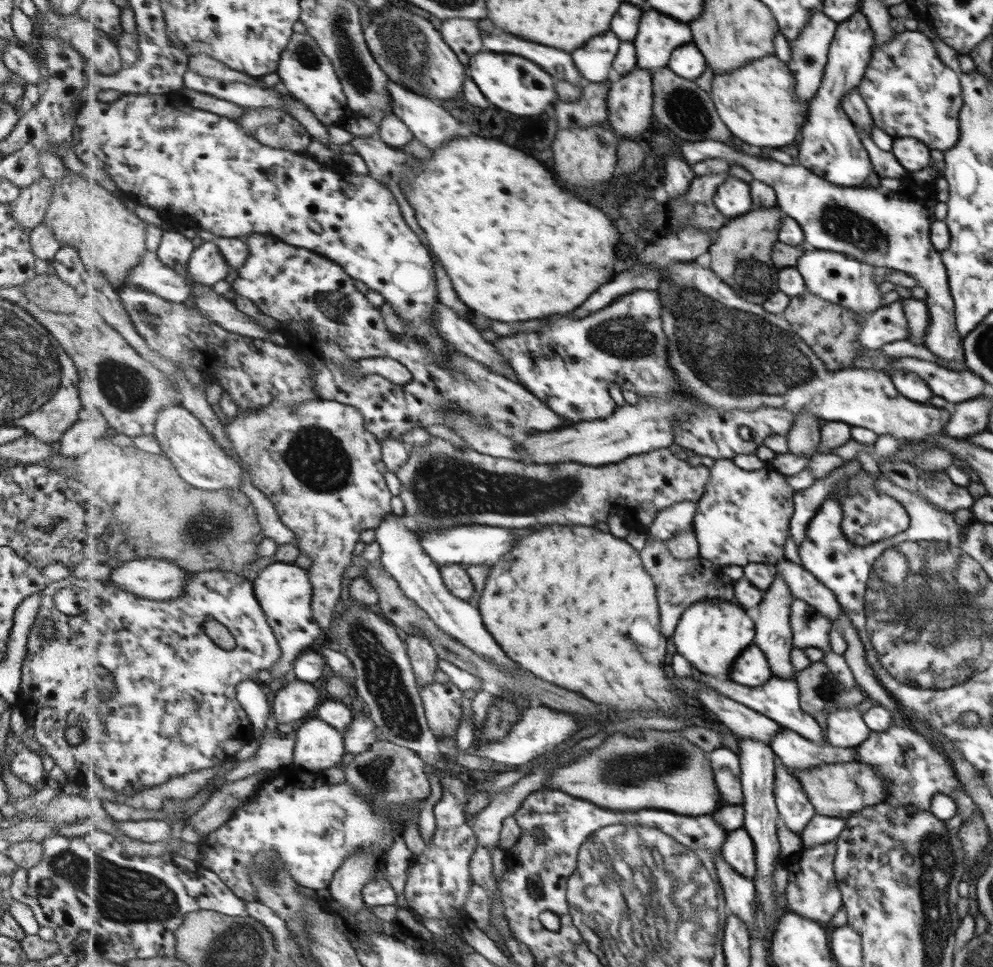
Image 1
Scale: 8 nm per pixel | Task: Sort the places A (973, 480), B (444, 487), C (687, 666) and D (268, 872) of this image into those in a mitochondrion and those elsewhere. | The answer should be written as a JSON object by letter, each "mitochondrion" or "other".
{"A":"other","B":"mitochondrion","C":"other","D":"mitochondrion"}

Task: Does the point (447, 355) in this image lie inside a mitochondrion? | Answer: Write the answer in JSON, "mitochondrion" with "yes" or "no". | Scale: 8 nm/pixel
{"mitochondrion":"no"}

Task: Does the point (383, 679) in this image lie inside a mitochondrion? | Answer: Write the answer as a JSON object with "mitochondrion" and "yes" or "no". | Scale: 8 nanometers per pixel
{"mitochondrion":"yes"}

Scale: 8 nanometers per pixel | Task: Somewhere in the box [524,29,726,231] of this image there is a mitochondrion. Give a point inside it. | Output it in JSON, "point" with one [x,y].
{"point":[682,102]}

